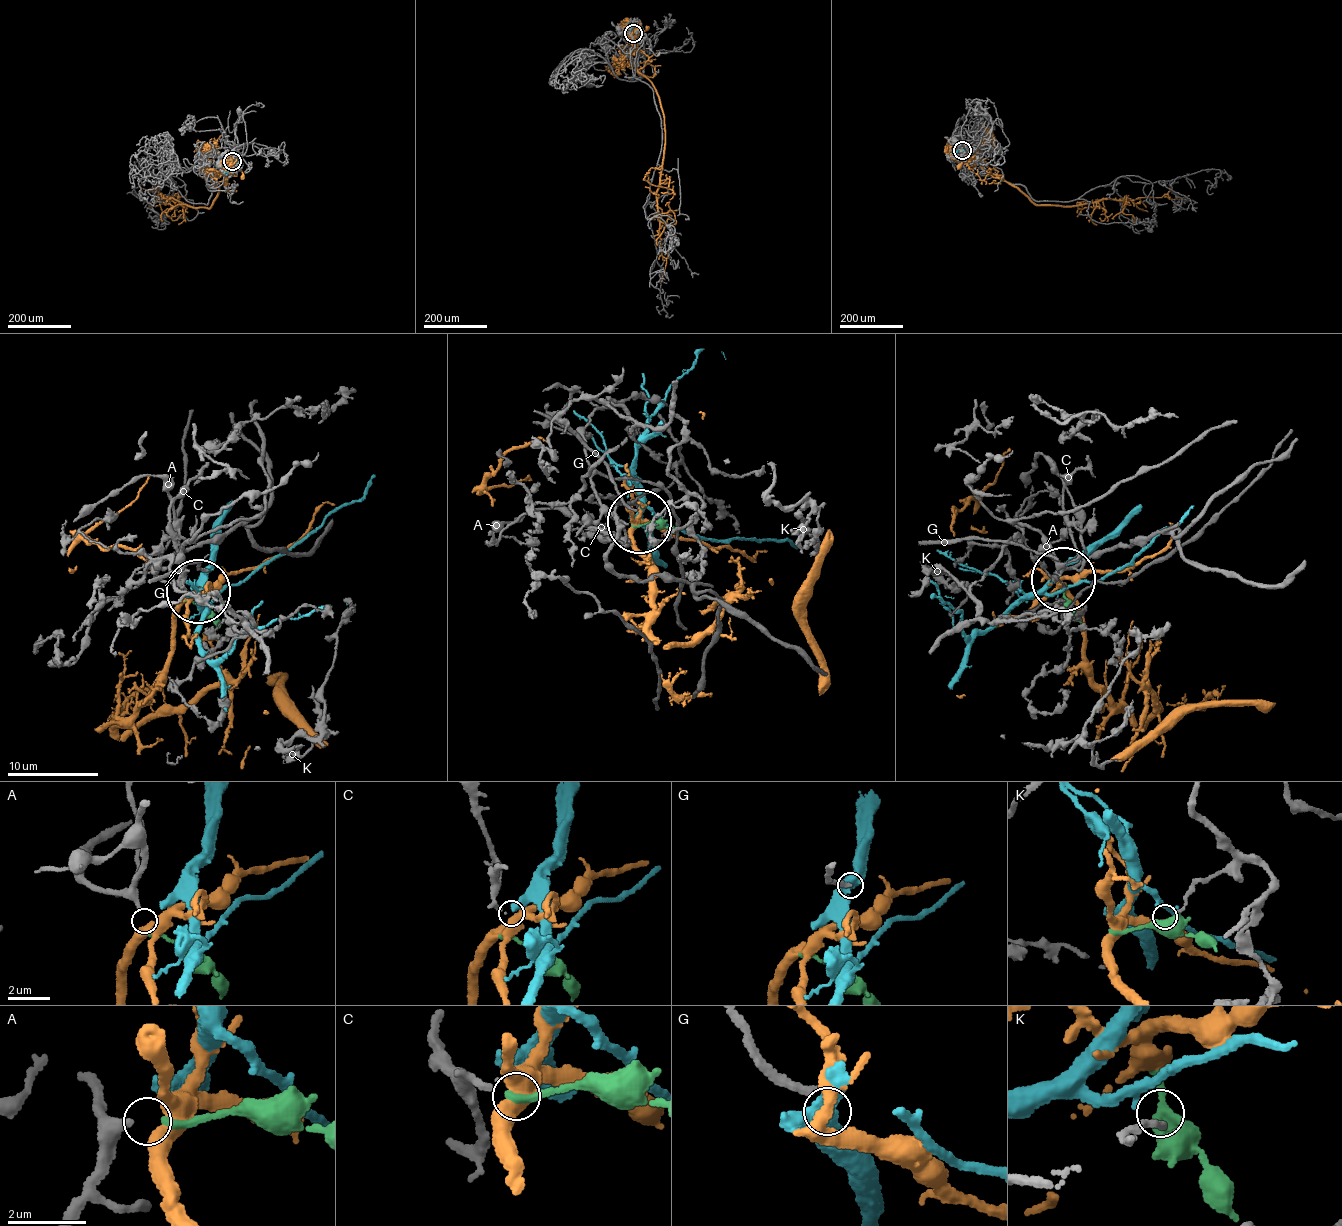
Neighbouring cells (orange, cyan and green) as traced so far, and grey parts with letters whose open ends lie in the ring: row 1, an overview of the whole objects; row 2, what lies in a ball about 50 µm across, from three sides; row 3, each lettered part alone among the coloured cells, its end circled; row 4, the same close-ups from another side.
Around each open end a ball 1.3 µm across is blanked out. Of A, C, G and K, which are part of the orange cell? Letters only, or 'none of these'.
none of these

